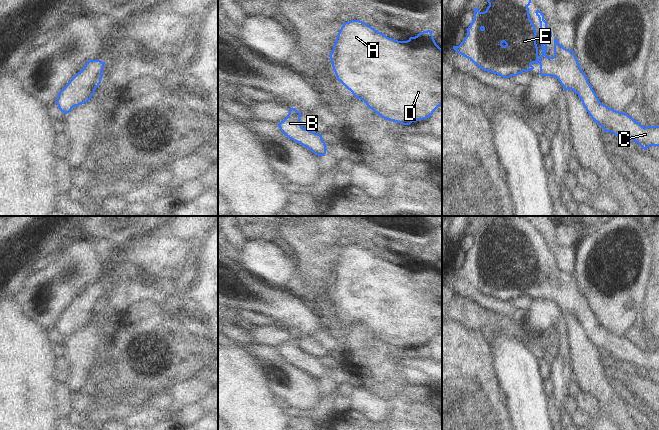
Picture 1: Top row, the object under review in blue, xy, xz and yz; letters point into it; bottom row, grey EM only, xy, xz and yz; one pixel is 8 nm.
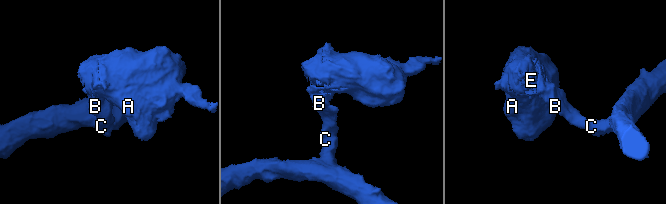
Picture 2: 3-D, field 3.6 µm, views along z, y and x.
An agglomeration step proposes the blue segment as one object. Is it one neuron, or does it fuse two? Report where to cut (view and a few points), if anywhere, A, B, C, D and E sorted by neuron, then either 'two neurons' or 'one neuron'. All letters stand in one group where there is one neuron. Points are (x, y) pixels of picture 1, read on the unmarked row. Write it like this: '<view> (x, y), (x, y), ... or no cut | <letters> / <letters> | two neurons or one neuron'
no cut | A B C D E | one neuron

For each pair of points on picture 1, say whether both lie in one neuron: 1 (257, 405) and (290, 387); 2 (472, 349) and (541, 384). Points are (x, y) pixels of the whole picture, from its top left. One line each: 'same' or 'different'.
1: different
2: different

